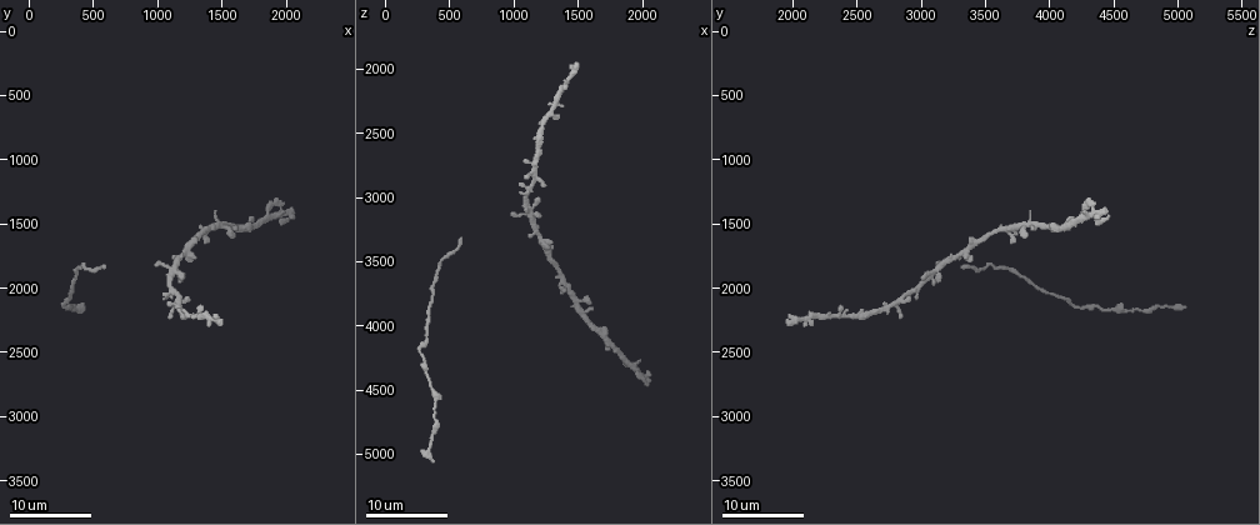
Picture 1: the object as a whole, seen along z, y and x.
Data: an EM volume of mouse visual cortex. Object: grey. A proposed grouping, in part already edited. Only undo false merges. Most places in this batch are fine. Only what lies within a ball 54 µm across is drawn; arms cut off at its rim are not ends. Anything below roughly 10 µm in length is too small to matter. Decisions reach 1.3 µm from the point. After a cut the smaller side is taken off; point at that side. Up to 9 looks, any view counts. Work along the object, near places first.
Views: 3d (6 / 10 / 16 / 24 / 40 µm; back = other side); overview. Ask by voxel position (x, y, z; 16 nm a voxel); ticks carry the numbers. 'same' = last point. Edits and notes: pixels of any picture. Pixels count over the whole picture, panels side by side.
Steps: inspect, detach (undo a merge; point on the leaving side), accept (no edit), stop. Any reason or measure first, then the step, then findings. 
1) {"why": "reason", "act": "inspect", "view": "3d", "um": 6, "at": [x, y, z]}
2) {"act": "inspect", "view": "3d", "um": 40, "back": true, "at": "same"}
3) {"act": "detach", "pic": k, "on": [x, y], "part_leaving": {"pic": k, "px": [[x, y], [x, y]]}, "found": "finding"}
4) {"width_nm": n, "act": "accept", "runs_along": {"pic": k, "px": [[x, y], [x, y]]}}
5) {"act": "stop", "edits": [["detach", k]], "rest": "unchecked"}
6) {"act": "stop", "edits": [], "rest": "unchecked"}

{"act": "inspect", "view": "3d", "um": 16, "at": [600, 1840, 3320]}

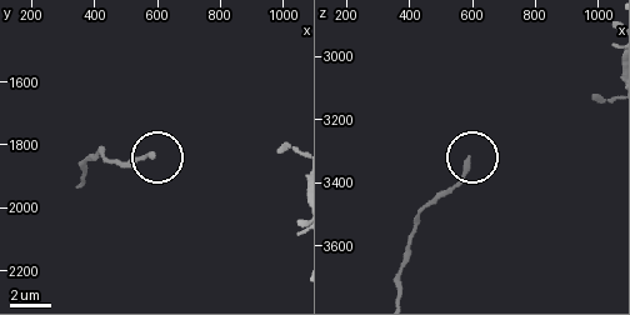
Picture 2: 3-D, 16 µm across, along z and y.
{"act": "inspect", "view": "3d", "um": 6, "at": [590, 1830, 3330]}

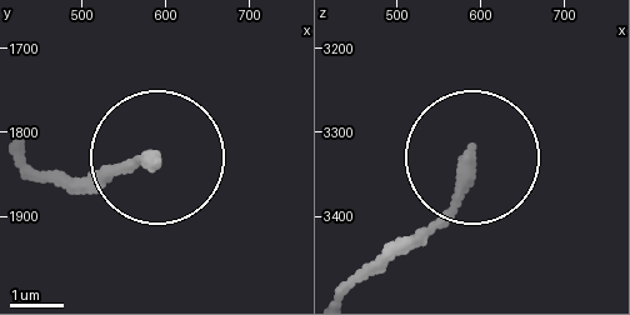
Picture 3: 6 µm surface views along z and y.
{"act": "inspect", "view": "3d", "um": 6, "back": true, "at": [585, 1830, 3330]}

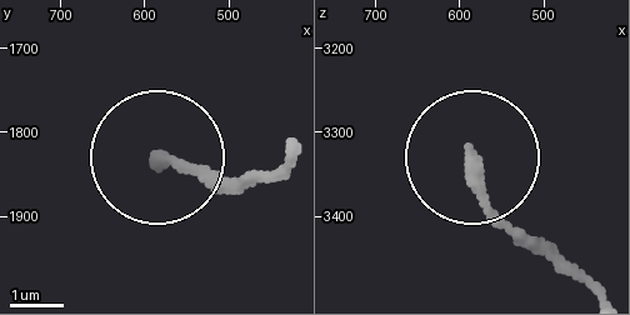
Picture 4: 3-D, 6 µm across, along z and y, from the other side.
{"width_nm": 280, "act": "accept", "runs_along": {"pic": 4, "px": [[469, 151], [491, 200], [554, 264]]}, "found": "continuous, no second cell"}

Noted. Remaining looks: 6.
{"why": "thick turns thin", "act": "inspect", "view": "3d", "um": 24, "at": [400, 2160, 4620]}

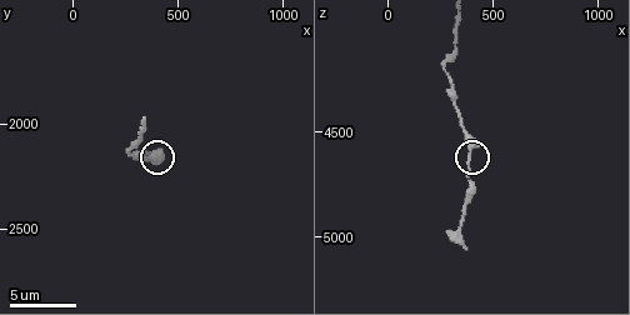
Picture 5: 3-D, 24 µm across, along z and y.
{"act": "inspect", "view": "3d", "um": 10, "at": "same"}

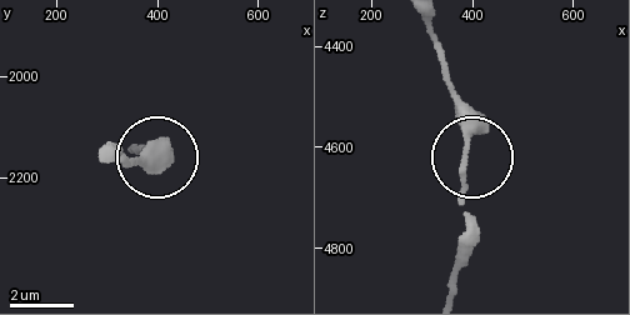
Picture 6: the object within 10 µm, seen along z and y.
{"width_nm": 240, "act": "accept", "runs_along": {"pic": 6, "px": [[425, 25], [465, 138], [465, 248]]}, "found": "all the same cell"}

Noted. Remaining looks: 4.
{"why": "sudden change in width", "act": "inspect", "view": "3d", "um": 16, "at": [380, 1860, 3620]}

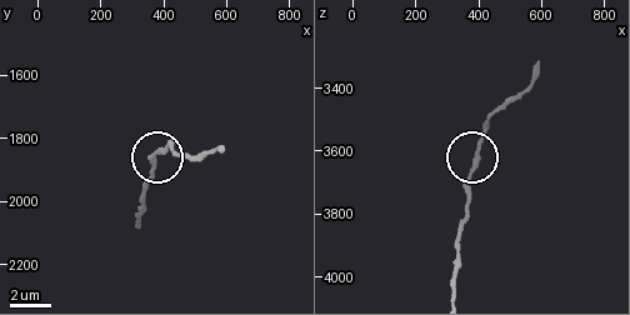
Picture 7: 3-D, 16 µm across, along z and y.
{"act": "inspect", "view": "3d", "um": 10, "at": "same"}

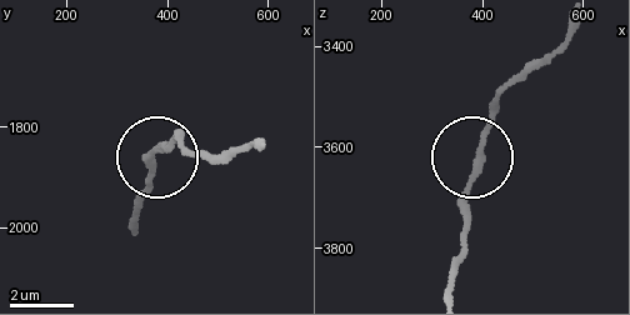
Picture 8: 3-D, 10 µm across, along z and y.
{"width_nm": 210, "act": "accept", "found": "one cell here"}

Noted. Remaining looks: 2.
{"act": "inspect", "view": "3d", "um": 16, "at": [1140, 1860, 3100]}

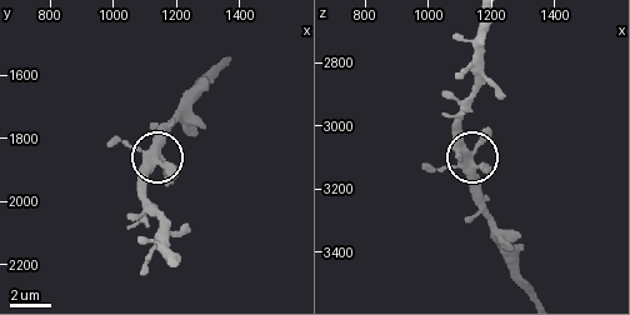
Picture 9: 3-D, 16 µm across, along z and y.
{"act": "inspect", "view": "3d", "um": 10, "at": [1140, 1860, 3110]}

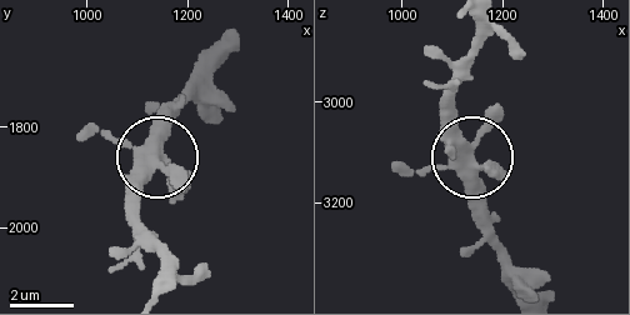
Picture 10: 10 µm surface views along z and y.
{"width_nm": 410, "act": "accept", "found": "one cell here"}

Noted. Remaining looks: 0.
{"act": "stop", "edits": [], "rest": "unchecked"}

